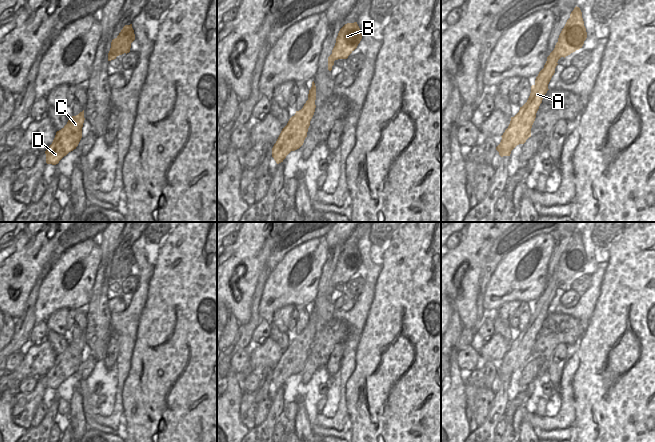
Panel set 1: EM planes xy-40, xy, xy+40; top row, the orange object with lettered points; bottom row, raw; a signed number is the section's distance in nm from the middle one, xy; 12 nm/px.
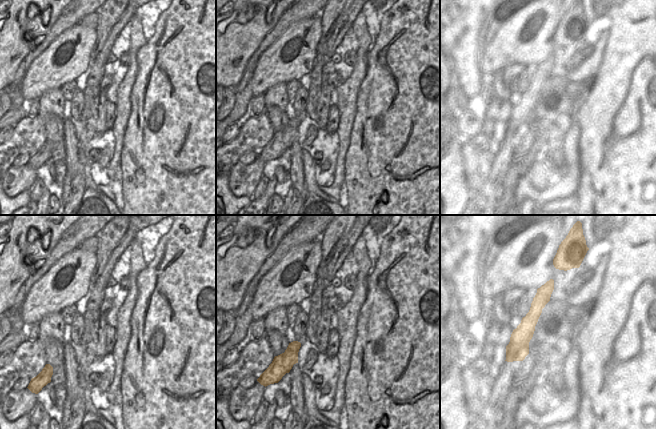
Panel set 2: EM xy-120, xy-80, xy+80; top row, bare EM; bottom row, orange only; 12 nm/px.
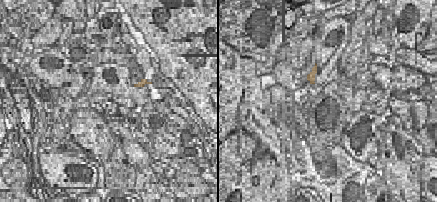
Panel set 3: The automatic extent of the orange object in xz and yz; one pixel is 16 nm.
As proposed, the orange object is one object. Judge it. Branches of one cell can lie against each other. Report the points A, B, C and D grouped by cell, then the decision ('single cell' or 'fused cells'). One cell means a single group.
A B C D; single cell

